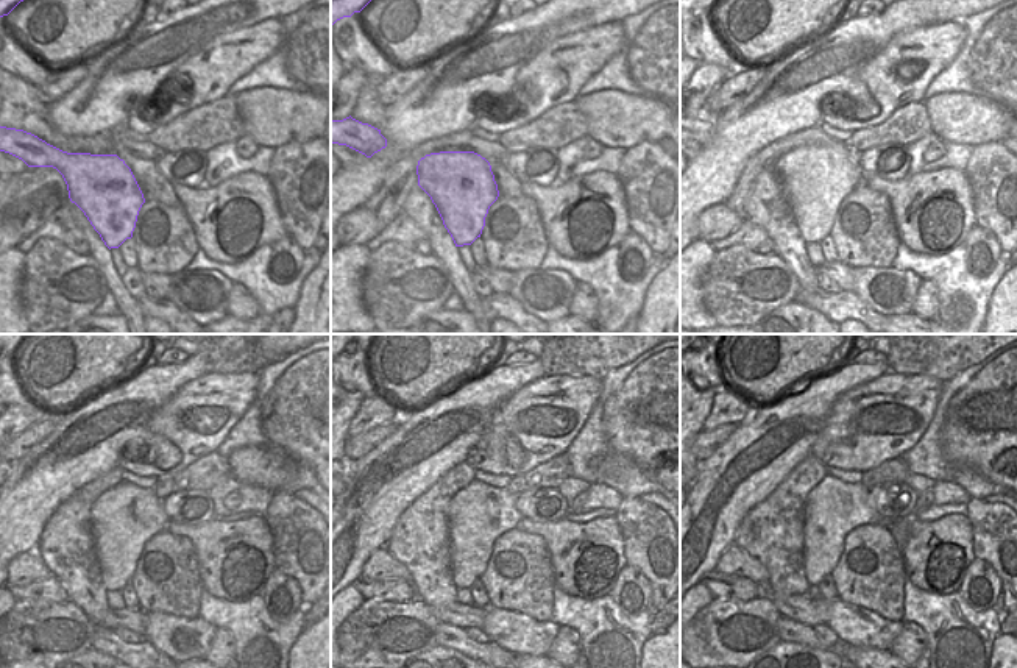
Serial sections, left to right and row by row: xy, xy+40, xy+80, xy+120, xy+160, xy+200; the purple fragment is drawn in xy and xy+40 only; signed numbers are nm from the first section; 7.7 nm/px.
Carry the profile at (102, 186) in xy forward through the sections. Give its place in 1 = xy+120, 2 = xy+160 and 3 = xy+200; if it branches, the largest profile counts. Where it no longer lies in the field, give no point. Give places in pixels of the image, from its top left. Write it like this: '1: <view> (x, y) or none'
1: xy+120 (124, 518)
2: xy+160 (479, 514)
3: xy+200 (833, 509)

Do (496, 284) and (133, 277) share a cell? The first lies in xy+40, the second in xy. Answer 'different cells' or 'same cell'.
different cells

